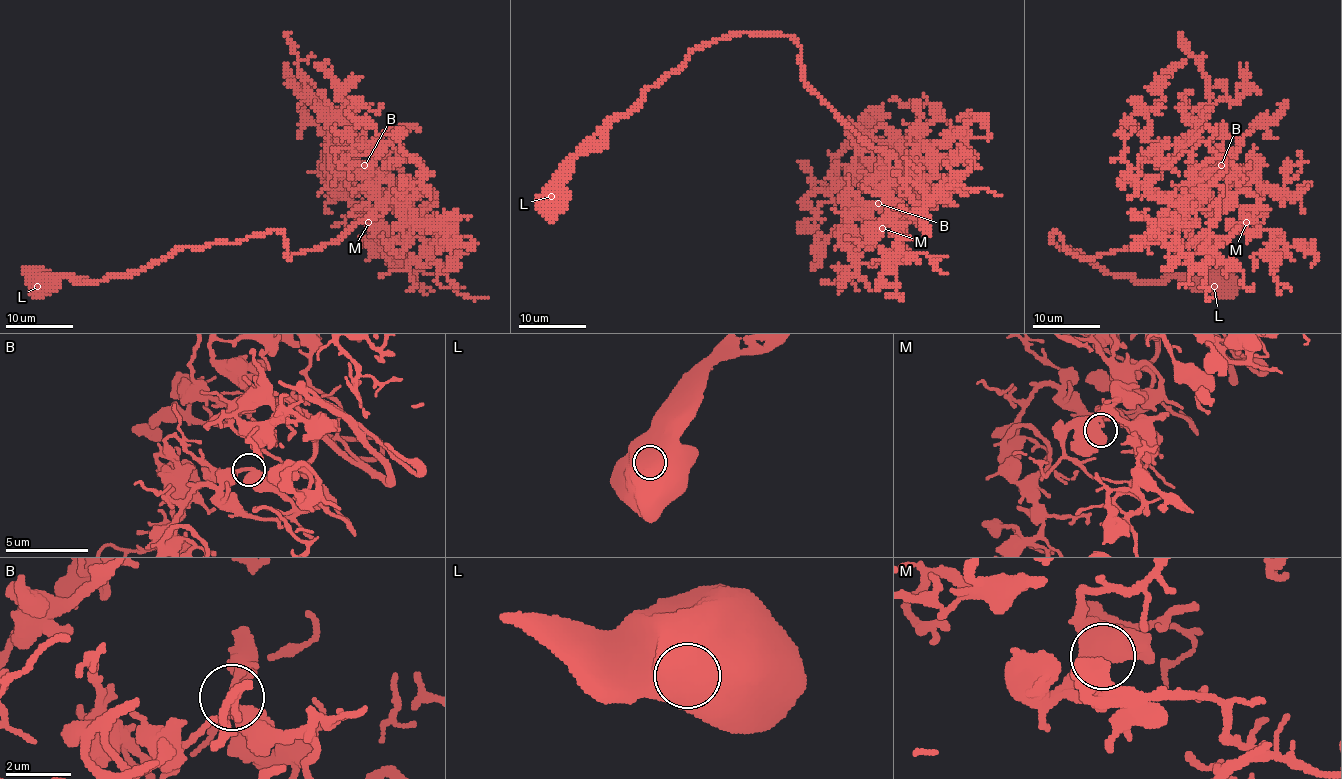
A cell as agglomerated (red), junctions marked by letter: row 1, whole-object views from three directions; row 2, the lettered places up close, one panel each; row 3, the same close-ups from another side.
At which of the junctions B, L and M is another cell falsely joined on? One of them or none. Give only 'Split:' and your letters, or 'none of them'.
Split: none of them

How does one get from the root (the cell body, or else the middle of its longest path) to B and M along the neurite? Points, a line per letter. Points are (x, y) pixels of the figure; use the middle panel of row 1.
B: (554, 201), (568, 162), (695, 50), (780, 33), (909, 215), (877, 203)
M: (554, 201), (695, 50), (780, 33), (885, 157), (909, 215), (882, 228)

